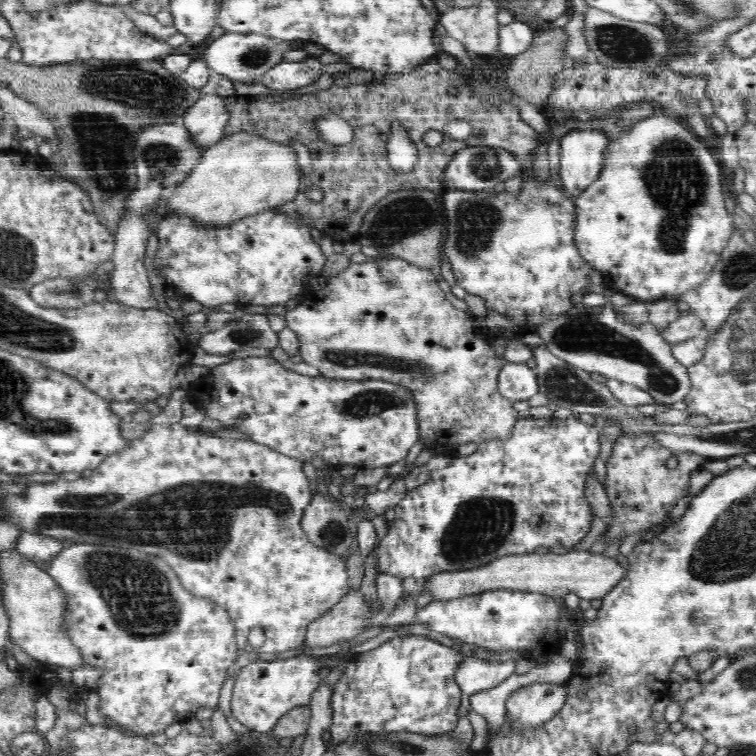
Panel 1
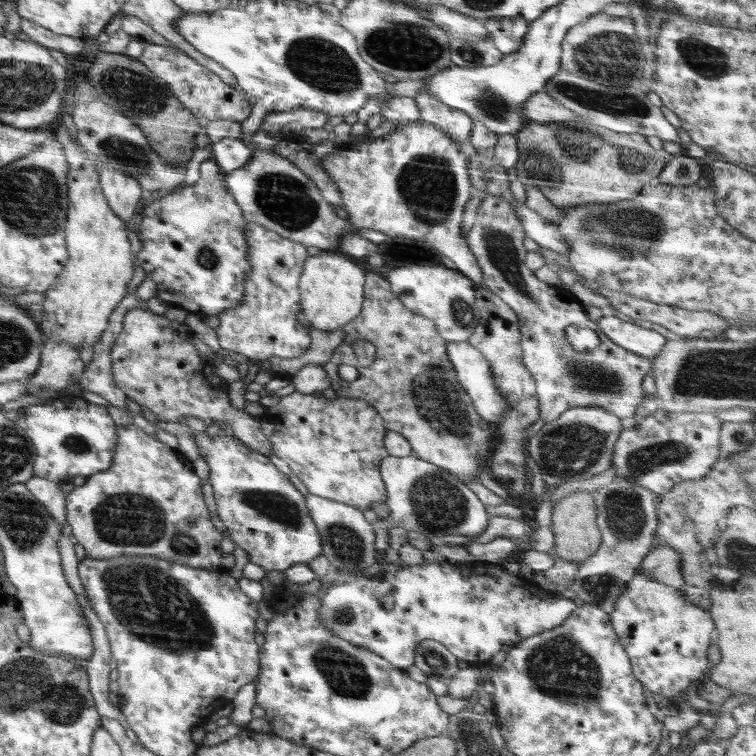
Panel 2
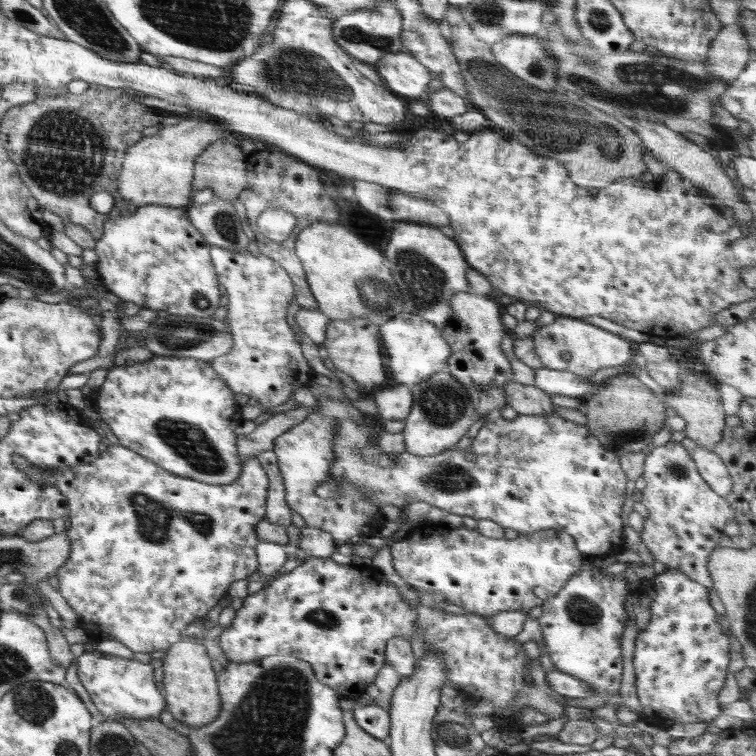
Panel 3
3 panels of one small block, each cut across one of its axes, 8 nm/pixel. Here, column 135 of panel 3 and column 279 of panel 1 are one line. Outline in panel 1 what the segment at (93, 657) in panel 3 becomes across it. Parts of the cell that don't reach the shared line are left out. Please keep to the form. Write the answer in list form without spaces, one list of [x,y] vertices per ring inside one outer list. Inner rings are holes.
[[[304,653],[283,660],[265,661],[258,658],[242,667],[242,670],[237,674],[231,695],[231,713],[234,718],[247,726],[248,729],[263,733],[272,731],[276,723],[287,712],[309,704],[311,696],[318,690],[321,683],[320,673],[318,673],[321,670],[320,658],[322,656],[304,655]]]

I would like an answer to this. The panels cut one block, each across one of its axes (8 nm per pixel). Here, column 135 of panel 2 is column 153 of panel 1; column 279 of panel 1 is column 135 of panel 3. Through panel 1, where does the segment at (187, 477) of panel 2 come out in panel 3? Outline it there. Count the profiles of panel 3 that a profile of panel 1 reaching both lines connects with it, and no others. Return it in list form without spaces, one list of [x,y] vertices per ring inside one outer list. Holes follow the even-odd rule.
[[[109,444],[106,450],[99,452],[99,457],[92,462],[80,463],[74,467],[68,467],[68,465],[58,466],[56,469],[50,467],[46,471],[32,465],[24,457],[14,455],[16,468],[28,473],[38,483],[53,485],[69,504],[66,534],[70,538],[70,558],[58,570],[59,592],[79,616],[79,626],[84,629],[90,641],[100,642],[102,638],[111,638],[119,640],[134,652],[167,651],[170,645],[185,638],[183,631],[188,624],[199,620],[199,618],[204,618],[218,604],[219,600],[227,594],[232,582],[246,579],[258,570],[259,564],[255,548],[261,540],[256,535],[256,524],[265,518],[269,480],[266,471],[262,469],[260,461],[256,458],[257,456],[254,455],[254,457],[245,460],[242,474],[234,480],[232,485],[217,486],[168,472],[165,468],[160,468],[151,460],[146,459],[145,456],[139,455],[121,444]]]

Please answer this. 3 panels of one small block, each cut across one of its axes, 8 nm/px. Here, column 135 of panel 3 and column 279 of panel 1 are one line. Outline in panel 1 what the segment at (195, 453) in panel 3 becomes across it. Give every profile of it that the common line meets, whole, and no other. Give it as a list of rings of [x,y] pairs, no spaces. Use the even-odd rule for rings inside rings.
[[[264,356],[264,358],[236,358],[228,364],[220,364],[212,368],[208,373],[195,382],[194,386],[194,405],[198,409],[204,409],[206,411],[206,417],[220,421],[224,428],[228,430],[240,430],[242,433],[246,433],[252,441],[266,445],[266,447],[273,448],[274,450],[281,452],[286,456],[298,459],[305,462],[310,462],[312,458],[322,458],[328,465],[328,468],[336,470],[338,464],[352,464],[362,469],[379,469],[380,467],[391,466],[399,460],[405,459],[408,454],[408,450],[414,446],[414,443],[418,440],[418,416],[416,403],[411,393],[400,384],[391,384],[386,380],[339,380],[330,379],[322,376],[302,376],[294,370],[286,370],[279,362],[274,360],[270,356]]]

